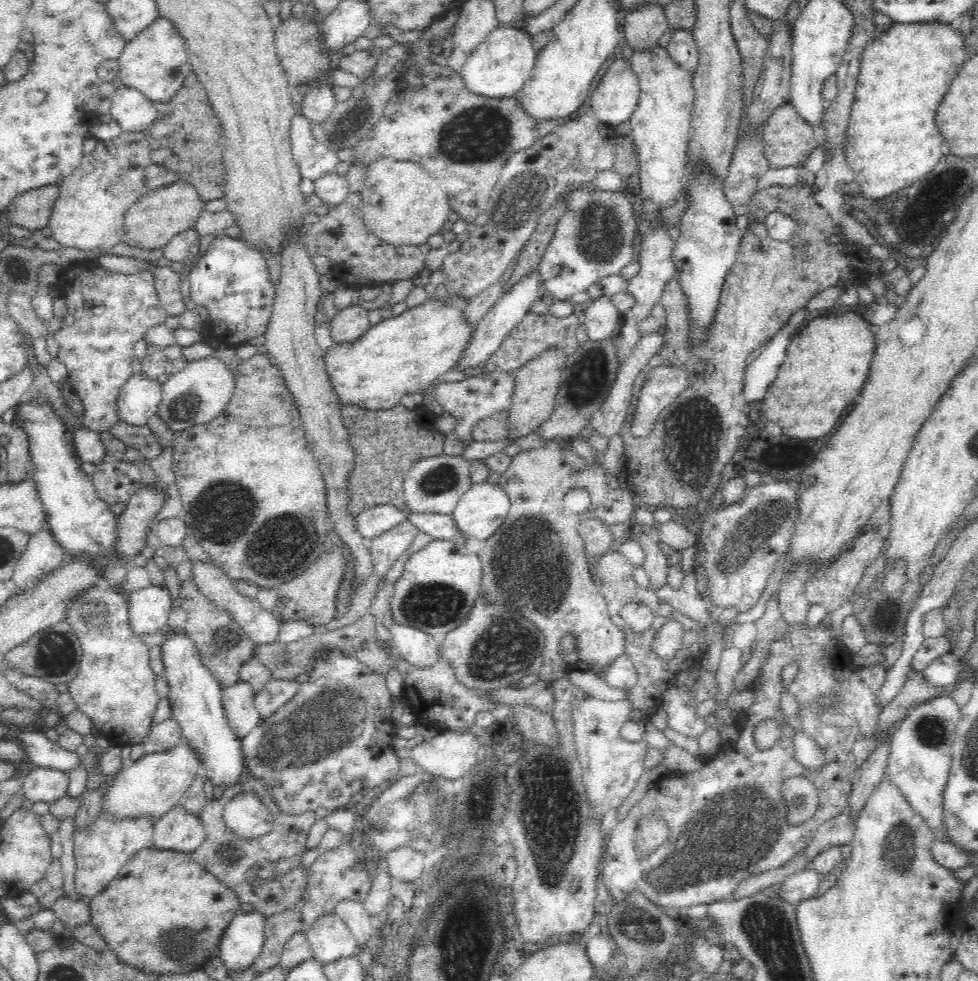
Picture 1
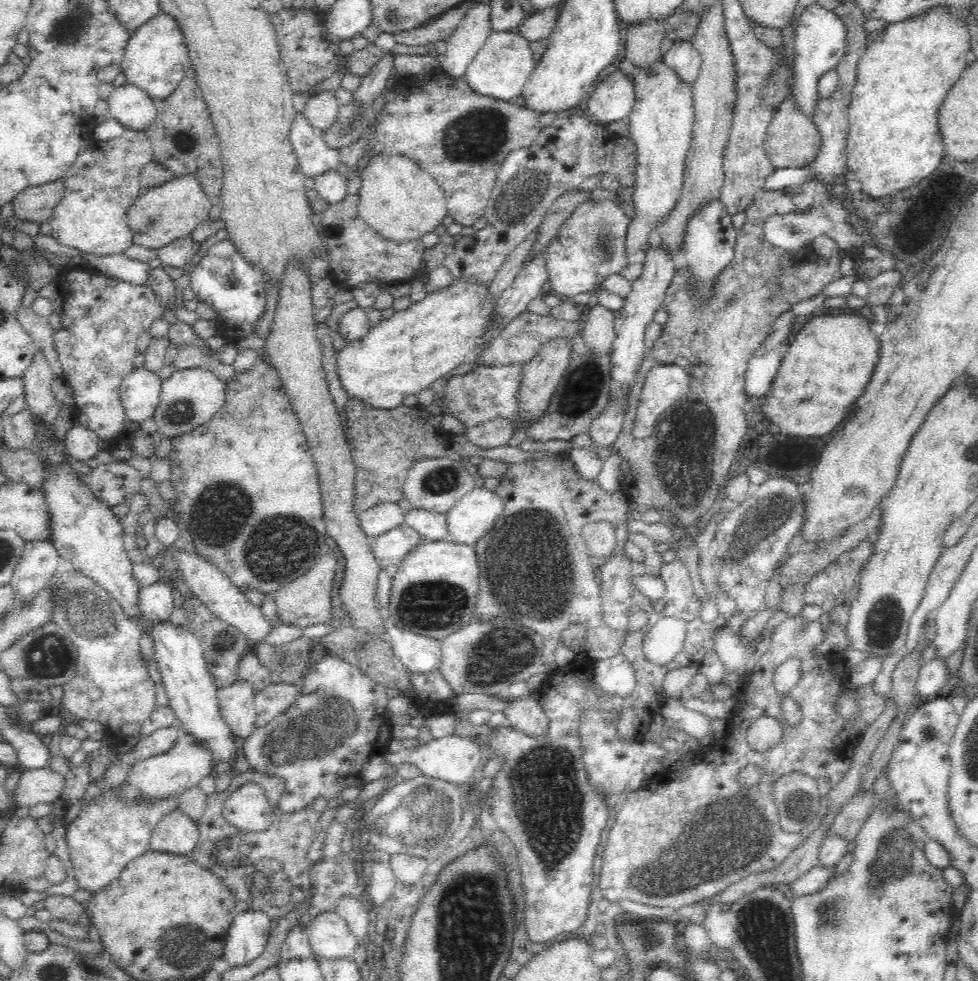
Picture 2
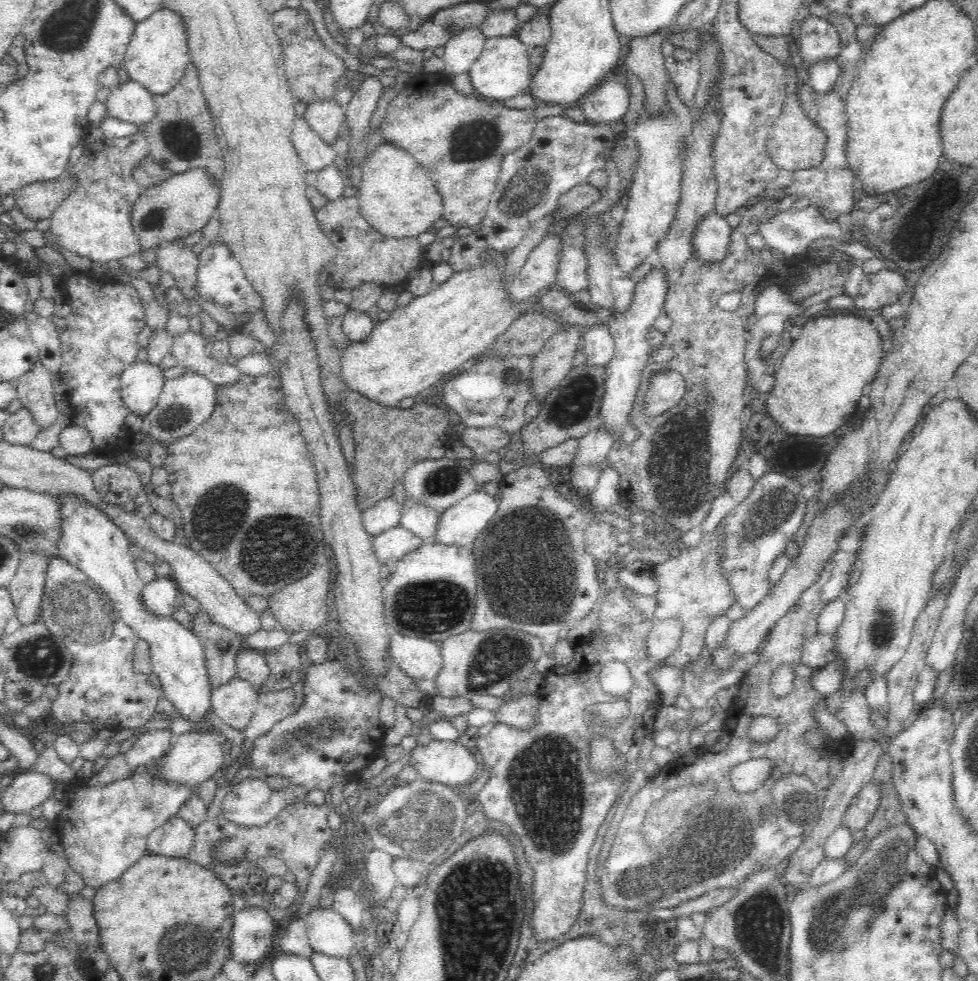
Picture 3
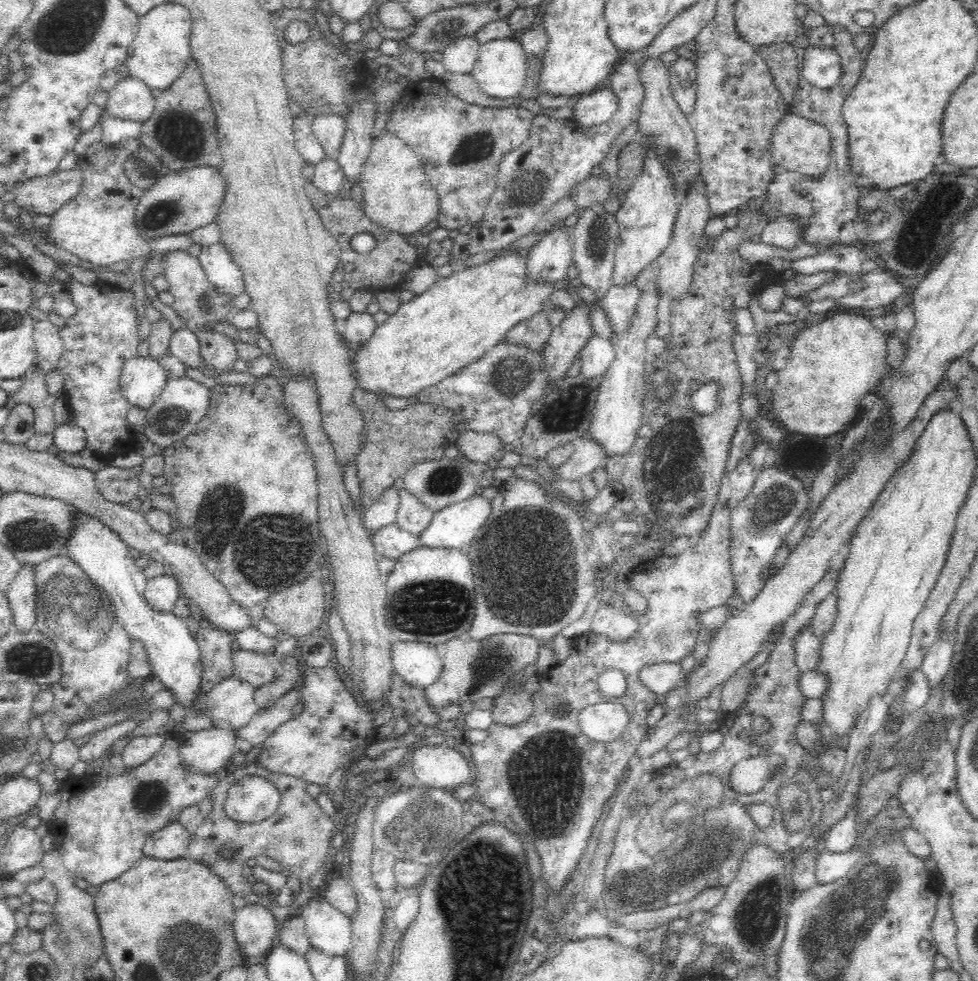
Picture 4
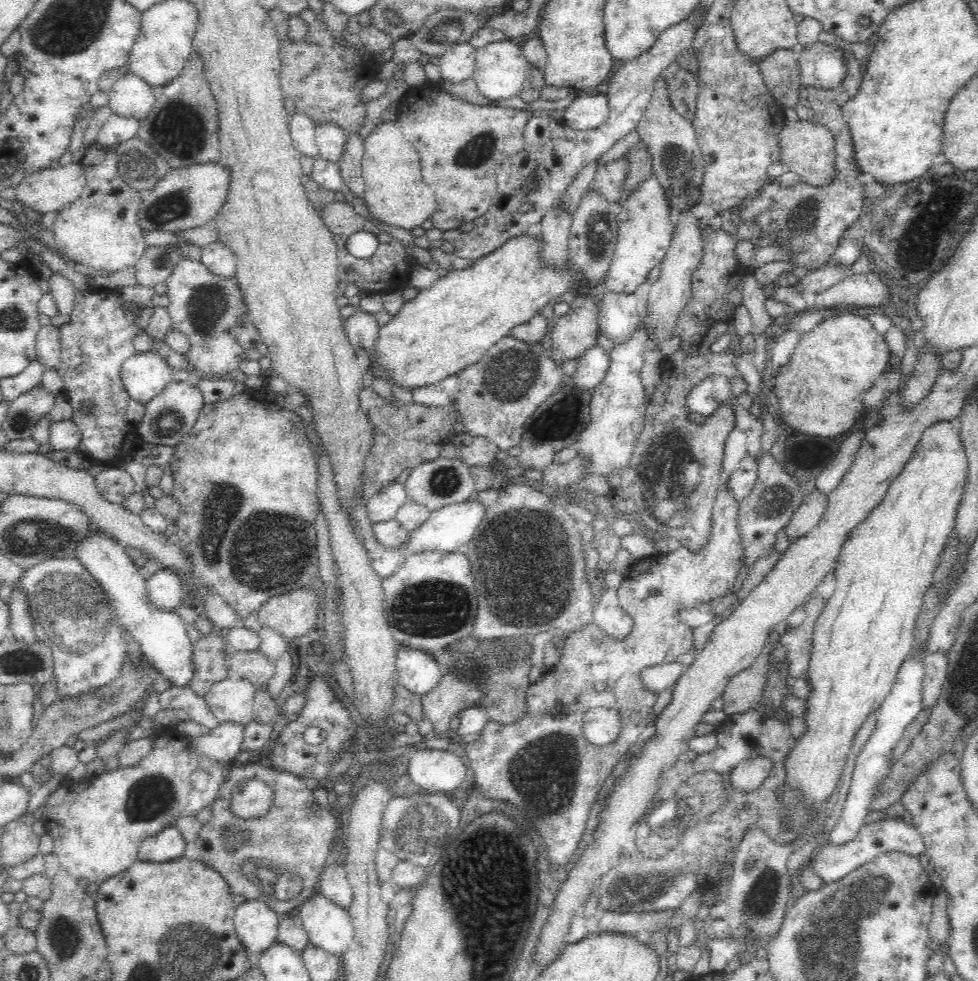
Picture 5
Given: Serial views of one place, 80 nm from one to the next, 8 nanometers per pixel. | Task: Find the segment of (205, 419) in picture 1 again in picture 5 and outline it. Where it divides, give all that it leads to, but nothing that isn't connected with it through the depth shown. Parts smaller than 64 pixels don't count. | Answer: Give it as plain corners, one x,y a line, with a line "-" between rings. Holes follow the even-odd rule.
172,379
158,396
154,396
145,404
145,414
137,431
144,441
153,446
175,446
181,441
181,437
192,430
203,408
204,396
198,387
192,386
190,382
176,382

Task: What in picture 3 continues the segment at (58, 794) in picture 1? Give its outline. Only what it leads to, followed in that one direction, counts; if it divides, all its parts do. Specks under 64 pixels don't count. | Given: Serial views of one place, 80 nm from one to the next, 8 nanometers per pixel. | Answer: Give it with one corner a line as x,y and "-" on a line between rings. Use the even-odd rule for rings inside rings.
17,771
12,783
2,792
5,812
29,813
54,794
56,781
42,772

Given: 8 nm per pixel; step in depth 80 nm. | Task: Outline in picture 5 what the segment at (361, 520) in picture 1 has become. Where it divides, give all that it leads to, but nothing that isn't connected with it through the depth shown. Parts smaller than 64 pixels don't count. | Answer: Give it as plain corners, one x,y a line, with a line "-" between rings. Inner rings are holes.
398,481
392,482
382,488
378,494
374,494
366,504
366,514
371,525
395,519
398,509
406,498
405,485

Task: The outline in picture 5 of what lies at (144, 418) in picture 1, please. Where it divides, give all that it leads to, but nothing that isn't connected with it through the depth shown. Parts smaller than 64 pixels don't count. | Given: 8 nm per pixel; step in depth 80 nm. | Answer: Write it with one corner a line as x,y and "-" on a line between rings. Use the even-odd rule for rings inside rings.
153,349
133,354
121,364
123,389
130,400
148,404
172,380
173,371
166,359

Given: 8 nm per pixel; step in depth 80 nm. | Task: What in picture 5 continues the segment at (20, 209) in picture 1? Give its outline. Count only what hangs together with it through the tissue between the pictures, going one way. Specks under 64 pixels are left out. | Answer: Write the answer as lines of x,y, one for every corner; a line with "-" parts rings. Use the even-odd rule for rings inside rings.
66,161
57,168
26,175
15,187
15,198
24,207
44,215
78,198
85,184
82,165

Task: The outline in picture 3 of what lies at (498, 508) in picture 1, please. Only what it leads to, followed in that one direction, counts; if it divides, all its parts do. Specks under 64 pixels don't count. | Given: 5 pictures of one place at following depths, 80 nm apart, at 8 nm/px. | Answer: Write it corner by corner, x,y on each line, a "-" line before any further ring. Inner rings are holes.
484,489
471,492
441,513
441,530
432,542
472,546
498,512
498,499

